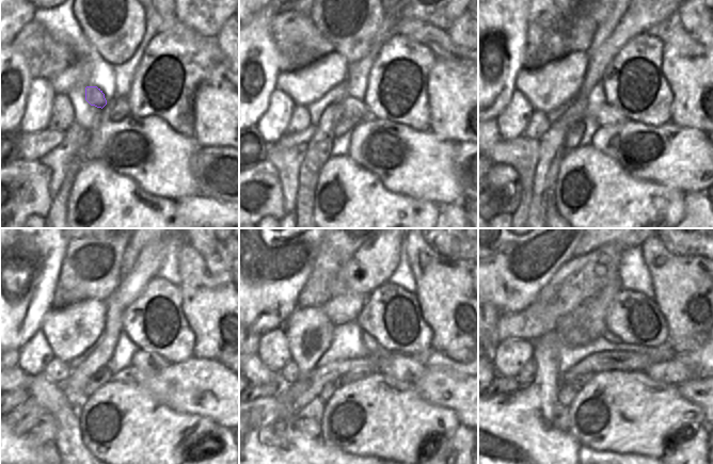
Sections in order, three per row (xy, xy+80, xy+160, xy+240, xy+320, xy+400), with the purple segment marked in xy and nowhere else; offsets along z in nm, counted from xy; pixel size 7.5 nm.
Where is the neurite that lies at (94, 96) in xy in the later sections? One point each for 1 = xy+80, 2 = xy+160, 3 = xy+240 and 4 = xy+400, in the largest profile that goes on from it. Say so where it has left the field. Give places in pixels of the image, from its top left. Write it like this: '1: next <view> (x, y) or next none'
1: next xy+80 (354, 110)
2: next xy+160 (606, 115)
3: next xy+240 (149, 363)
4: next xy+400 (671, 371)

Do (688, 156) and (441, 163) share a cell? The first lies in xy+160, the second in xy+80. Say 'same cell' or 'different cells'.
same cell

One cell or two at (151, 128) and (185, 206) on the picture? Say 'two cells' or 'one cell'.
two cells

